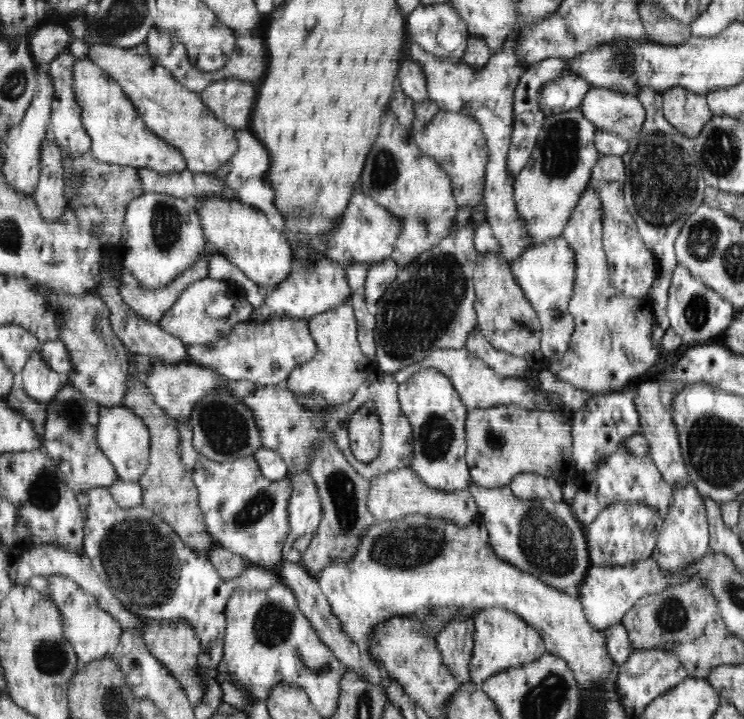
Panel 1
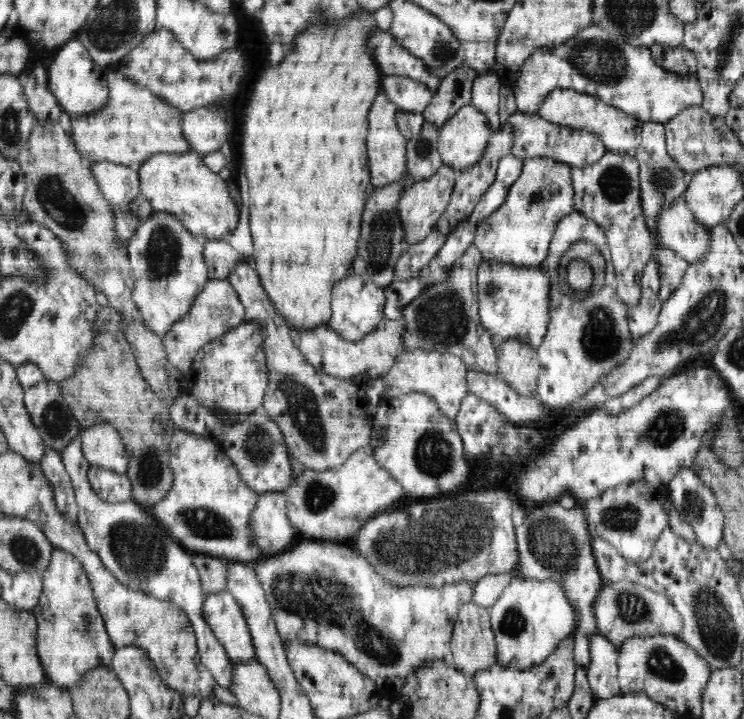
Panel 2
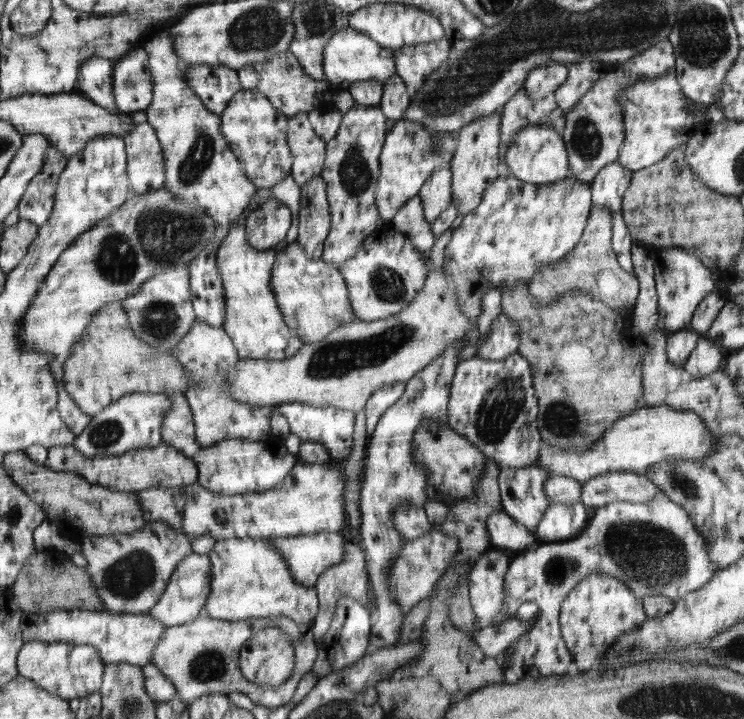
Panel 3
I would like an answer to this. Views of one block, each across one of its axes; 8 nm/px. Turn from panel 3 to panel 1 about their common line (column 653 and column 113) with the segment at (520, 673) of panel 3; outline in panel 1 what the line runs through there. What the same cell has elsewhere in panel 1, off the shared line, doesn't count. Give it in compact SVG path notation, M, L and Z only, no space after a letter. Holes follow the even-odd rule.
M94 487L77 496L78 505L84 510L84 548L85 554L91 560L91 565L98 576L104 581L113 594L116 594L122 603L132 612L155 621L186 621L196 631L200 639L200 654L198 664L207 669L206 679L218 681L218 666L224 656L224 632L226 630L225 606L231 597L234 588L254 588L260 592L276 584L282 584L278 570L269 570L262 566L248 564L242 570L242 582L228 582L215 569L212 561L206 555L192 551L180 535L162 520L154 511L147 509L143 504L134 508L121 507L110 495L108 488Z

